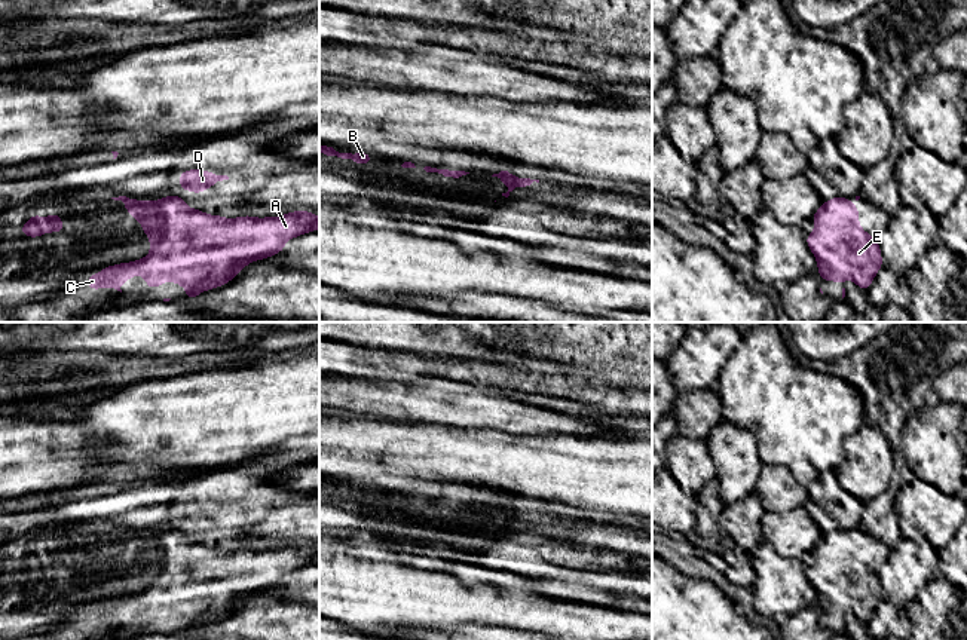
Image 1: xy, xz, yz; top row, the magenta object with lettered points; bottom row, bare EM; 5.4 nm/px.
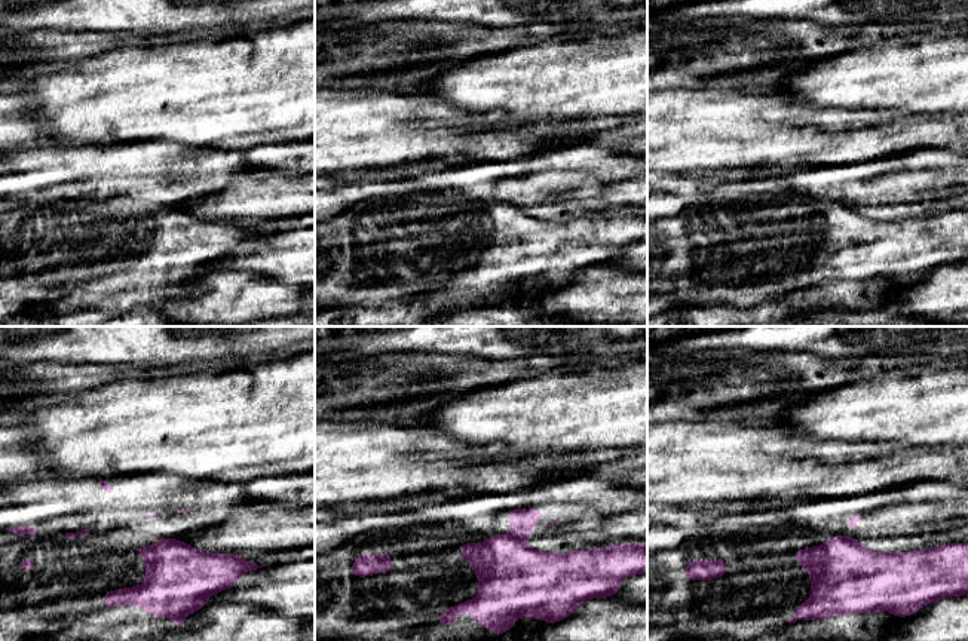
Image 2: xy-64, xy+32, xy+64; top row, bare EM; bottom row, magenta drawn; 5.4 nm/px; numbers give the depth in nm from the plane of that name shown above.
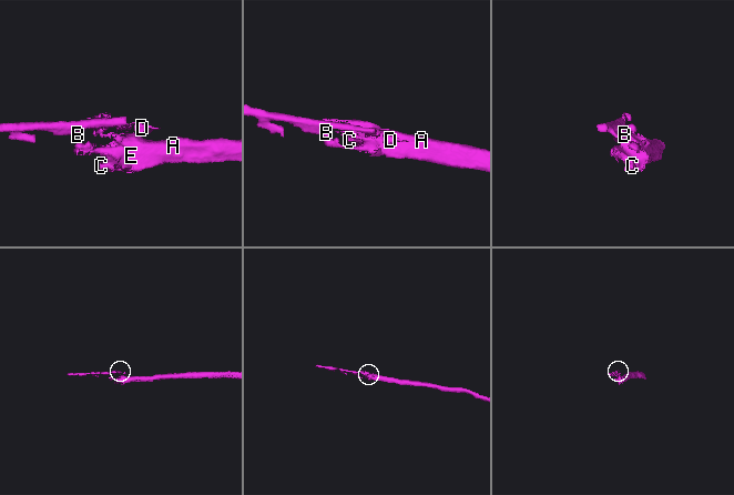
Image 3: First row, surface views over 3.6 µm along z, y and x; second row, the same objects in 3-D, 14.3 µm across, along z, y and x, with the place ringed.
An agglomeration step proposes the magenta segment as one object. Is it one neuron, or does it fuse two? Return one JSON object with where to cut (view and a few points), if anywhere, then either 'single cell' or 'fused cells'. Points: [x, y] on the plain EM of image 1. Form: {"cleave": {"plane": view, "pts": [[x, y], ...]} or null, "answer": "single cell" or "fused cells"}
{"cleave": {"plane": "xz", "pts": [[511, 510], [513, 514]]}, "answer": "fused cells"}

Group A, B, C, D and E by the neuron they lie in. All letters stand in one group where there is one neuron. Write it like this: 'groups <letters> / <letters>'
groups A C E / B D

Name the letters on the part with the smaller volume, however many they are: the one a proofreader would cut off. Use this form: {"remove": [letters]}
{"remove": ["B", "D"]}

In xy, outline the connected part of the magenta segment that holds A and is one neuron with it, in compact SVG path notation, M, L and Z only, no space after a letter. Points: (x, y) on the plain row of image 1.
M168 529L160 535L131 533L123 542L129 543L135 552L141 554L141 561L150 570L150 588L137 594L114 597L102 601L102 606L88 609L88 622L111 619L122 625L120 618L137 607L147 612L147 622L162 618L165 613L180 616L187 622L186 631L192 633L205 622L218 621L235 610L248 595L264 592L266 590L279 587L290 570L319 561L319 551L309 543L294 543L281 549L255 551L244 548L239 551L223 551L220 548L208 548L199 542L190 542L184 533Z

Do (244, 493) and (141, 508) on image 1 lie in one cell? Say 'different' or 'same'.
same

